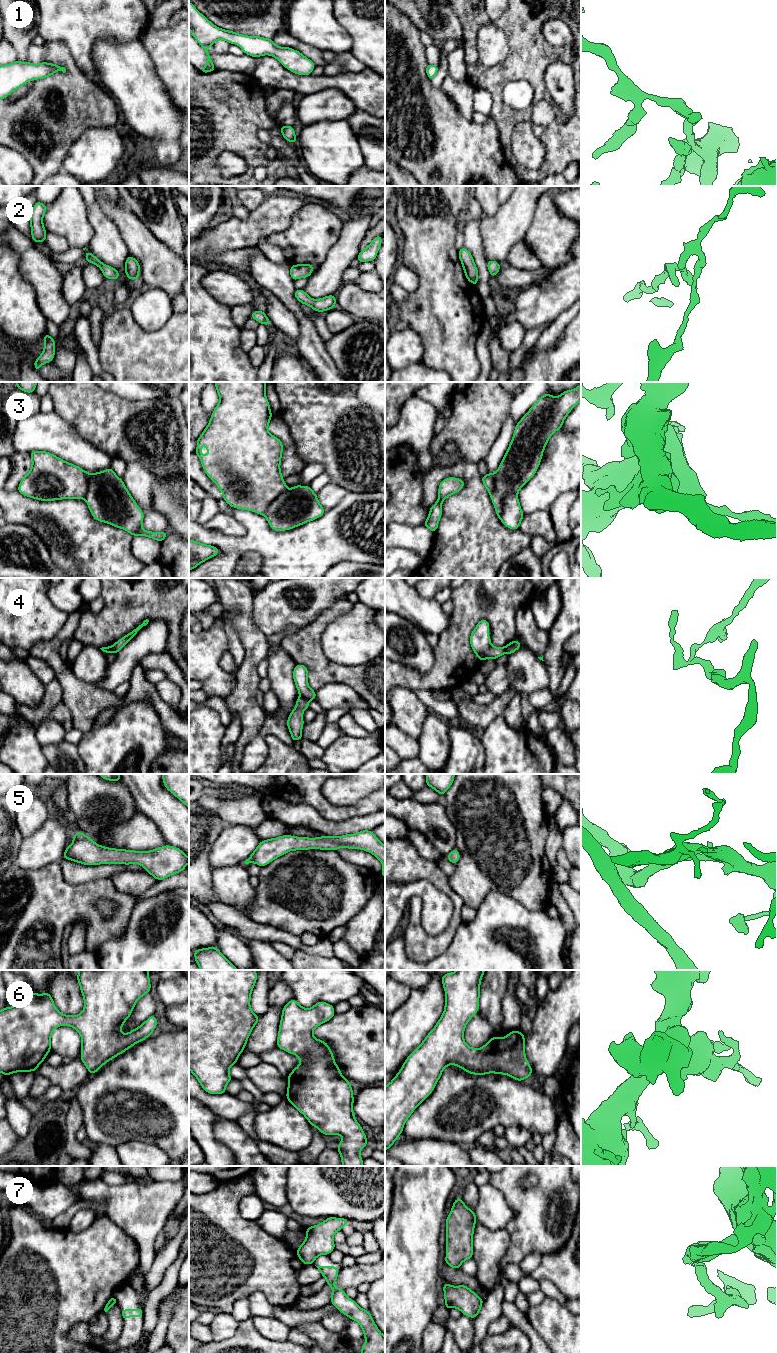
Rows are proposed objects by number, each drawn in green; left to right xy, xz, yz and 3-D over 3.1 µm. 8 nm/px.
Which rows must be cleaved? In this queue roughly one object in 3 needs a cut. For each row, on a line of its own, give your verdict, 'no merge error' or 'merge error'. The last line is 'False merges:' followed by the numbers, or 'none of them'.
1: no merge error
2: no merge error
3: no merge error
4: merge error
5: no merge error
6: no merge error
7: merge error
False merges: 4, 7

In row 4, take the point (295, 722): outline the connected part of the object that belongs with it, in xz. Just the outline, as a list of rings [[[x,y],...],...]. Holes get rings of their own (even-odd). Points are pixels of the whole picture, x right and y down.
[[[299,697],[296,700],[296,707],[288,716],[287,727],[293,741],[302,739],[302,728],[304,725],[303,712],[307,708],[309,708],[309,700],[304,697]]]

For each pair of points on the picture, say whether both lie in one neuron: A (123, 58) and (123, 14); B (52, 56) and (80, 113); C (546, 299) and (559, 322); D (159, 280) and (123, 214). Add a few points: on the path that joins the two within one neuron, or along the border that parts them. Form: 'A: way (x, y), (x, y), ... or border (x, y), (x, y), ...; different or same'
A: border (100, 38), (115, 37), (120, 41), (139, 39); different
B: way (68, 65), (73, 74), (73, 97); same
C: border (570, 307), (565, 309), (551, 323); different
D: way (158, 264), (157, 260), (140, 242), (132, 230); same

